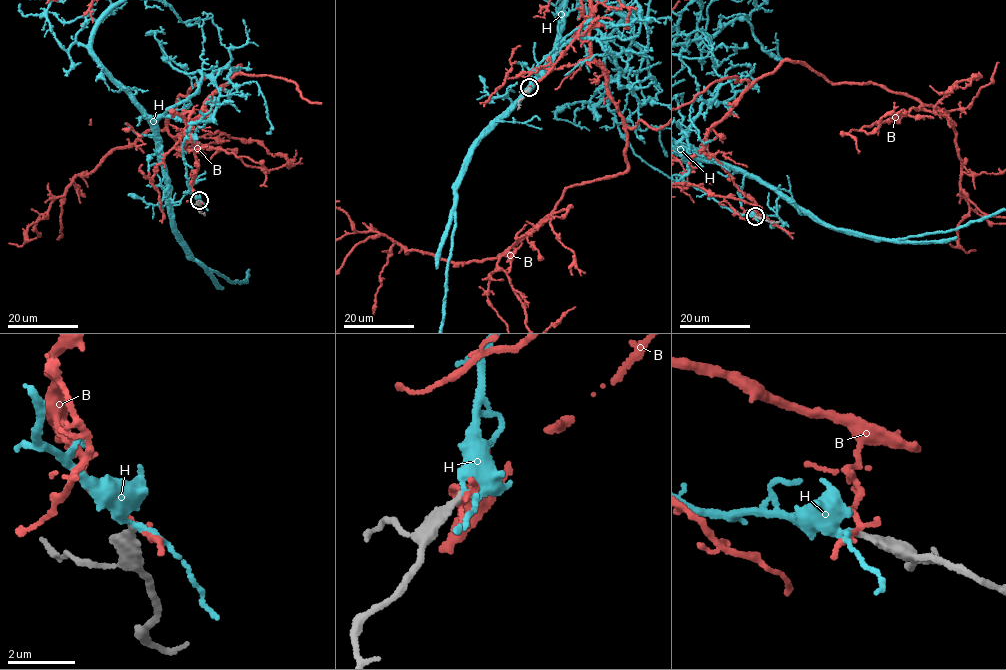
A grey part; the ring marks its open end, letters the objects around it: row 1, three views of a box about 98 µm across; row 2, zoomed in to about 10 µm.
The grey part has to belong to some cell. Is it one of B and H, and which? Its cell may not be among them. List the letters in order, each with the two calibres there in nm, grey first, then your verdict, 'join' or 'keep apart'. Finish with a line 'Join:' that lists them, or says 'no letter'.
B: 320 nm thick on the grey side, 160 nm on the other; keep apart
H: 280 nm thick on the grey side, 200 nm on the other; keep apart
Join: no letter

